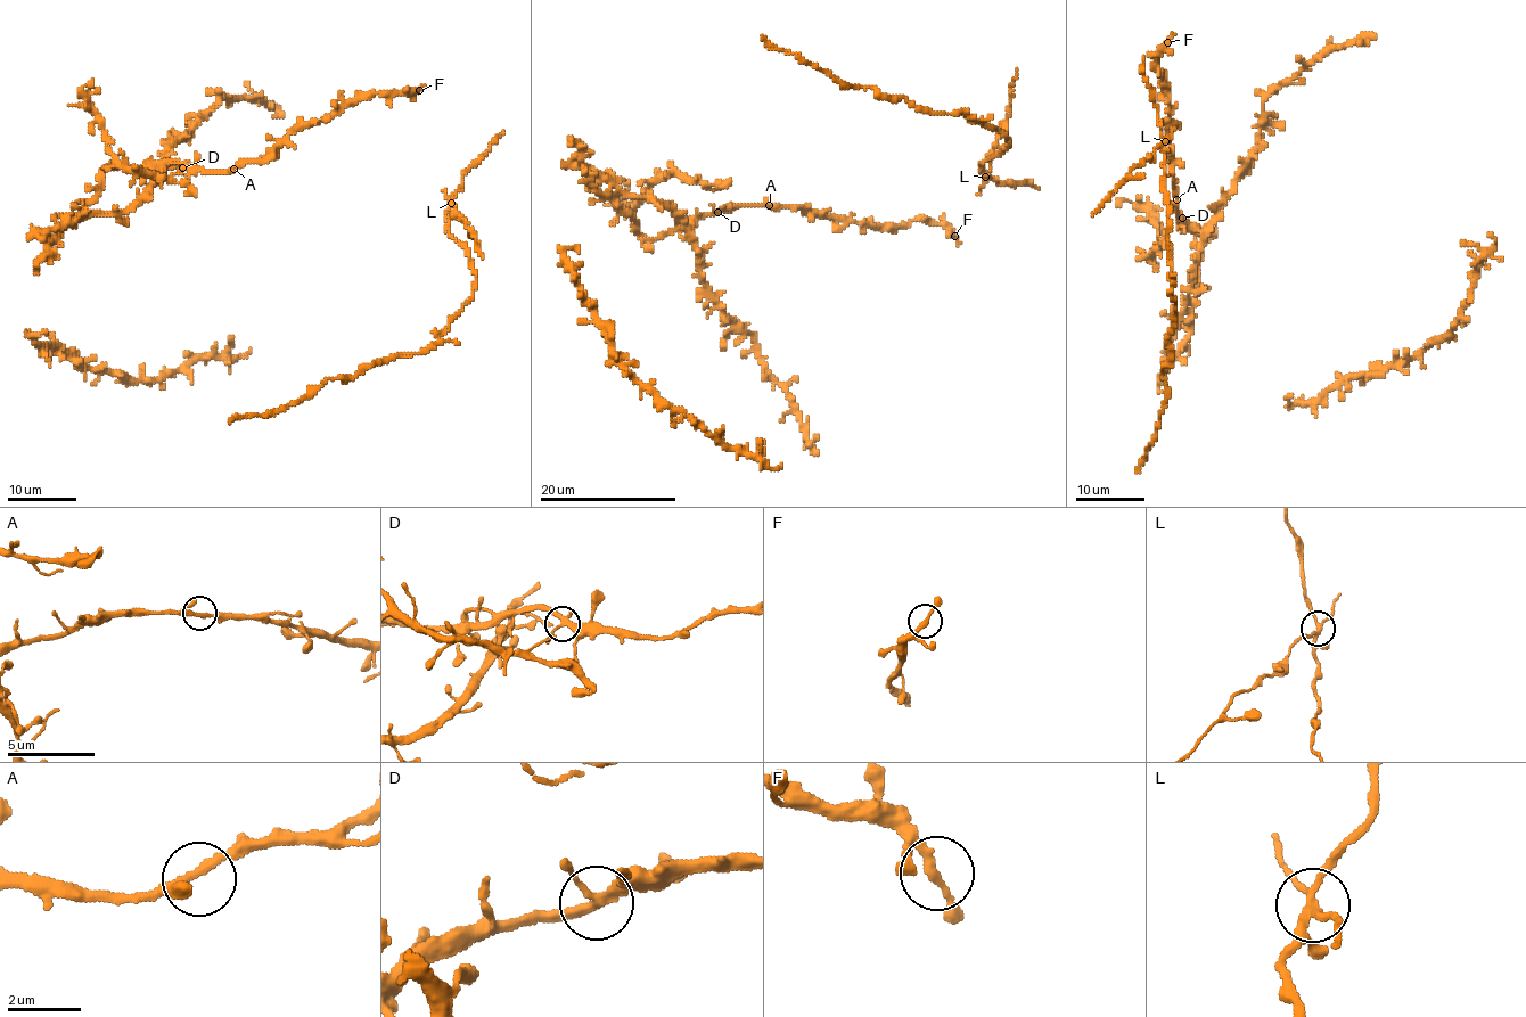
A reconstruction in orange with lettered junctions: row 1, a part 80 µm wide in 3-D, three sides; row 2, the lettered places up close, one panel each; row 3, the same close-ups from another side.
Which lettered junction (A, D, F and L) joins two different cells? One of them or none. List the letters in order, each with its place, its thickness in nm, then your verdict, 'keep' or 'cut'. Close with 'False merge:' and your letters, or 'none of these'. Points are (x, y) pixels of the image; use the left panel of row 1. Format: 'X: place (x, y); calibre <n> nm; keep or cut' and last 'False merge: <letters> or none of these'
A: place (234, 169); calibre 200 nm; keep
D: place (182, 167); calibre 240 nm; keep
F: place (419, 90); calibre 200 nm; keep
L: place (451, 203); calibre 200 nm; cut
False merge: L

